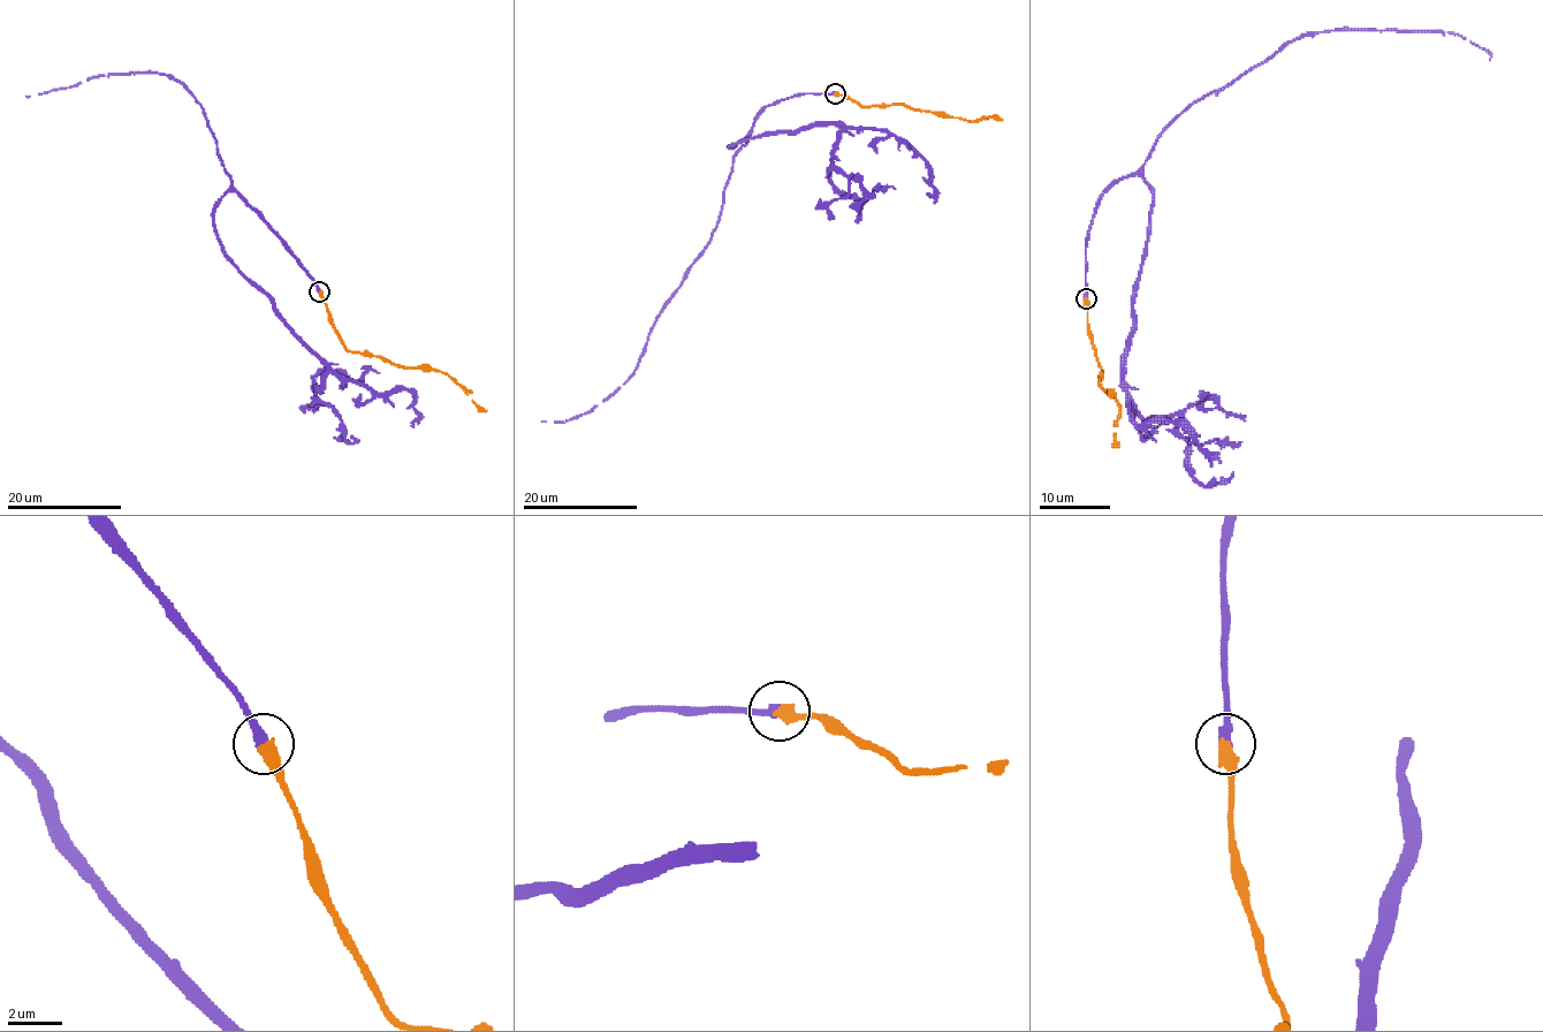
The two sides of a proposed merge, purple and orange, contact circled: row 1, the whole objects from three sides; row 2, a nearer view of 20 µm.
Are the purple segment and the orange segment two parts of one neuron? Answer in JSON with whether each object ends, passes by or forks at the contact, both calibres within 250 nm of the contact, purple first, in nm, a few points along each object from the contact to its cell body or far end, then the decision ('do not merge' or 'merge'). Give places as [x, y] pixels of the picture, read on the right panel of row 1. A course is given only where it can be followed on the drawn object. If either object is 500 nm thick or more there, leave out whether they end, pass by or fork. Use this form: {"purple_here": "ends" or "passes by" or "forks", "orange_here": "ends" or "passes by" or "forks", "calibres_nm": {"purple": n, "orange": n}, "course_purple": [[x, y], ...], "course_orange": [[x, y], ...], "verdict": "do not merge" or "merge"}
{"purple_here": "ends", "orange_here": "ends", "calibres_nm": {"purple": 360, "orange": 480}, "course_purple": [[1086, 300], [1086, 240], [1100, 197], [1145, 162], [1194, 103], [1293, 40], [1320, 32], [1441, 30], [1490, 59]], "course_orange": [[1086, 300], [1089, 334], [1101, 371], [1100, 384], [1117, 400], [1120, 417], [1114, 426], [1114, 438], [1119, 447]], "verdict": "merge"}

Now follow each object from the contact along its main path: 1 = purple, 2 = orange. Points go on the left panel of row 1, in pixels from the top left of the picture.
1: (319, 291), (287, 243), (232, 184), (204, 111), (180, 82), (167, 75), (109, 73), (25, 96)
2: (319, 291), (328, 320), (348, 350), (371, 353), (401, 365), (447, 373), (486, 411)

